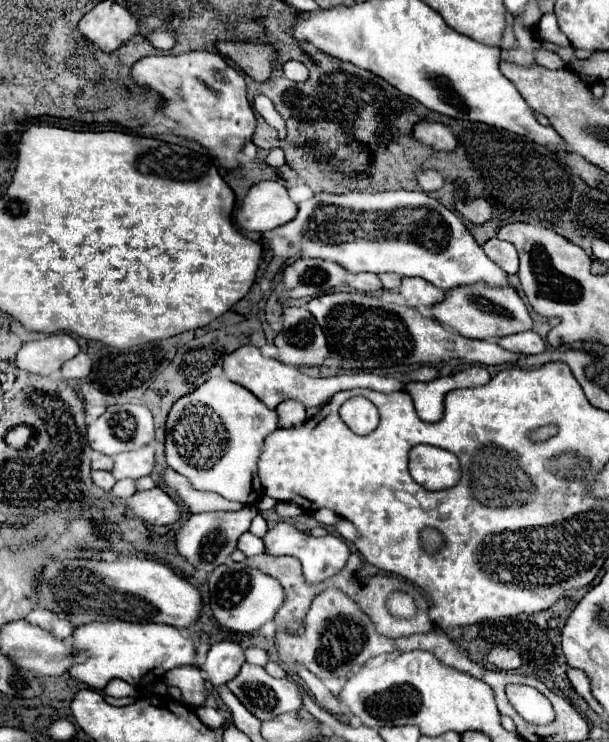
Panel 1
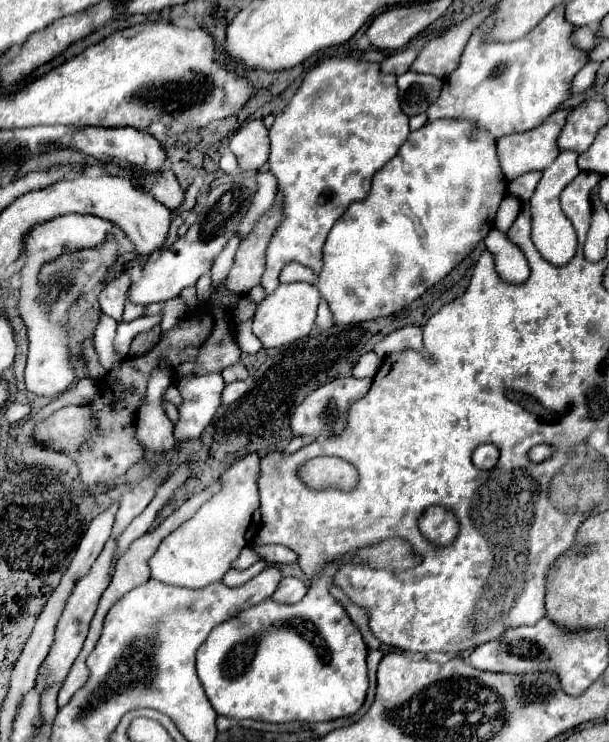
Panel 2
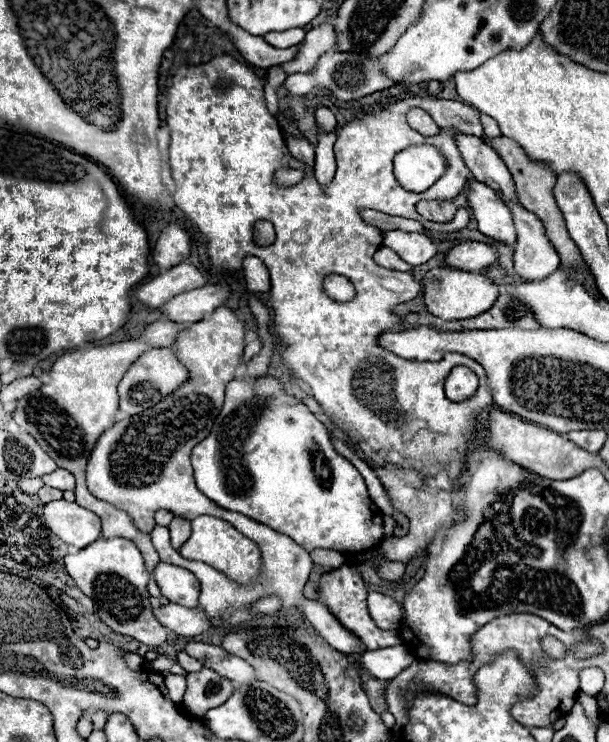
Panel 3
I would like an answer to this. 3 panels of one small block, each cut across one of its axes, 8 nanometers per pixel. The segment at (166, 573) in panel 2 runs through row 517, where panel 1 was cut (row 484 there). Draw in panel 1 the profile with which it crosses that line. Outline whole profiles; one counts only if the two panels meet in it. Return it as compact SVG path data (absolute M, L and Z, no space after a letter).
M216 376L202 384L200 388L196 388L194 392L190 392L188 396L180 398L172 406L166 420L166 462L172 470L186 476L196 490L216 492L232 502L252 504L262 496L262 486L258 480L258 460L264 446L264 438L276 430L278 430L276 410L270 410L246 388L226 380L224 376Z

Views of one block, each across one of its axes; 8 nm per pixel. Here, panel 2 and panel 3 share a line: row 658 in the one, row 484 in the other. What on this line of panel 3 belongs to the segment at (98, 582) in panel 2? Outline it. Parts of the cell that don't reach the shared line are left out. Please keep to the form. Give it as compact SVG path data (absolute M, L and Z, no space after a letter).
M58 468L56 472L50 472L48 476L42 476L42 478L44 478L46 486L58 488L58 490L74 490L74 486L76 486L74 476L68 470L62 470L62 468Z

